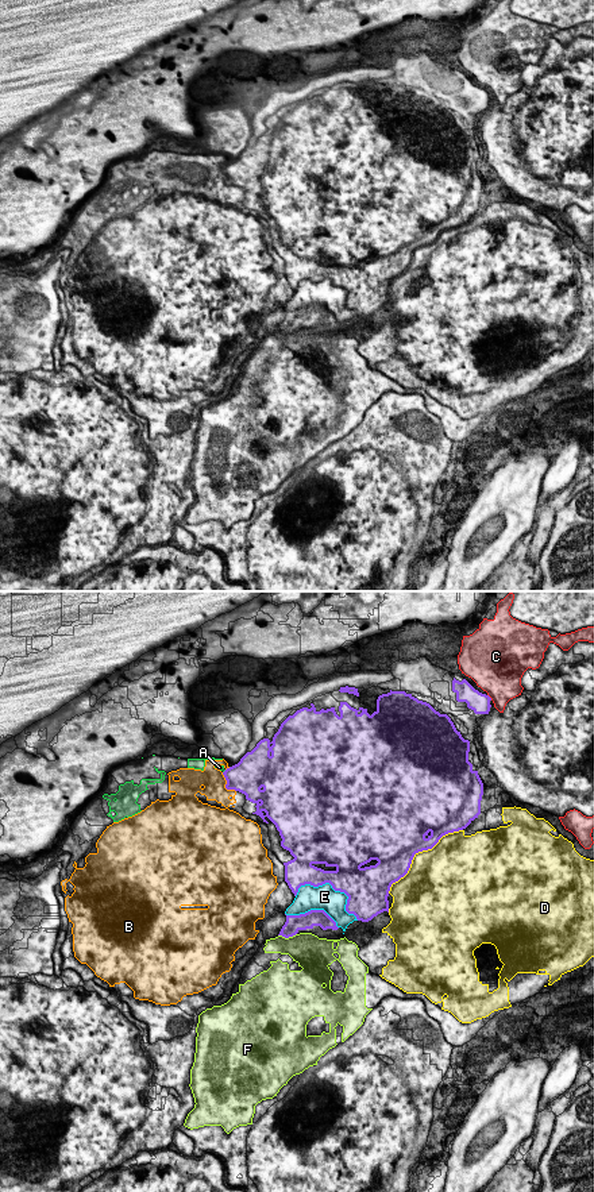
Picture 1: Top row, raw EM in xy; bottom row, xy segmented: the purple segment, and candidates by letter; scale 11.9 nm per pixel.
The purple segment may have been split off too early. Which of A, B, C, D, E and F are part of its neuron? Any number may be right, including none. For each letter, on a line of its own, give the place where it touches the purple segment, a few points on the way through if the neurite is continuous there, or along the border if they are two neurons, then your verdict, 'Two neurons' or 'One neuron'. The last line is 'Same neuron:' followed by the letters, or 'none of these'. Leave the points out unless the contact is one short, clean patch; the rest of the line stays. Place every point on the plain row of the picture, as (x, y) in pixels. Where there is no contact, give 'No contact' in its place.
A: Touches purple at xy (224, 166). Boundary: xy (226, 165), (223, 168). Two neurons
B: Touches purple at xy (226, 180). Two neurons
C: Touches purple at xy (489, 92). Two neurons
D: Touches purple at xy (417, 247). Two neurons
E: Touches purple at xy (335, 285). Two neurons
F: Touches purple at xy (286, 332). Two neurons
Same neuron: none of these

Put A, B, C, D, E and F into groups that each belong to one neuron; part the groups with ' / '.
A B / C / D / E / F

